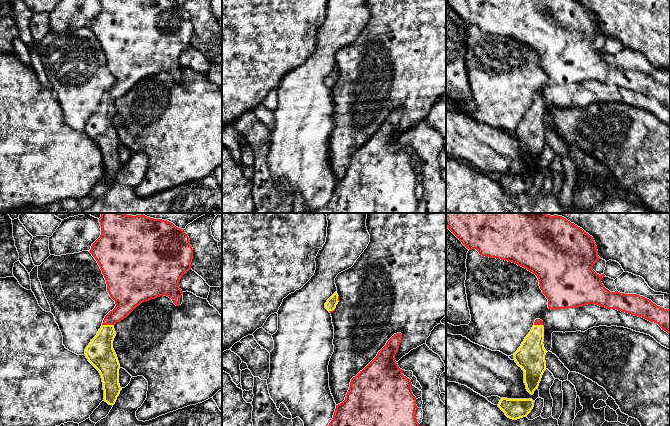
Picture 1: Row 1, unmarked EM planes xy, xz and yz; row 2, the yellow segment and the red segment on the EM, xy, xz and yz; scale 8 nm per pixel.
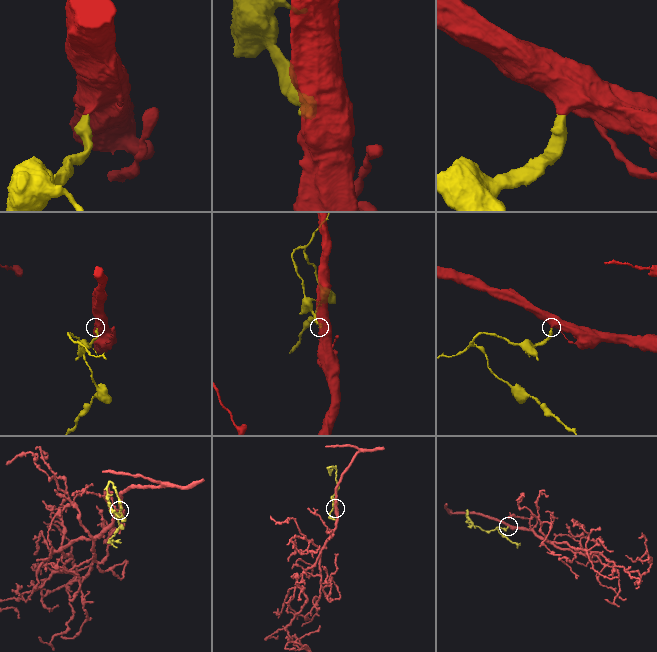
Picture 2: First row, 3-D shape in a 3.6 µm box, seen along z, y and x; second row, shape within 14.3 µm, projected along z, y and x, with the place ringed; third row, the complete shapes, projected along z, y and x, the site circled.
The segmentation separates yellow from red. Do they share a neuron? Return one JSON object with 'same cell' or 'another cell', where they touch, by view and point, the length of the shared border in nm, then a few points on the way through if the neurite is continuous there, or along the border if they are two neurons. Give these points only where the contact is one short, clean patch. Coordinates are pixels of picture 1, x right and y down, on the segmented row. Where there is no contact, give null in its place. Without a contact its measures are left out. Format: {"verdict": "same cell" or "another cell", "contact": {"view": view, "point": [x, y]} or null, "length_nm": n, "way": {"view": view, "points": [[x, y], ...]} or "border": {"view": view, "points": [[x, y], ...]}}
{"verdict": "same cell", "contact": {"view": "xy", "point": [108, 325]}, "length_nm": 100}

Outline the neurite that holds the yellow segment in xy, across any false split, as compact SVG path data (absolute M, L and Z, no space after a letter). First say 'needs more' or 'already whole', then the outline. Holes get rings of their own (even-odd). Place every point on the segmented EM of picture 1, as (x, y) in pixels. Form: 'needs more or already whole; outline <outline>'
needs more; outline M102 213L99 222L101 226L101 235L92 244L89 252L97 261L104 275L107 284L107 292L115 301L116 306L105 316L97 335L85 349L85 356L101 375L104 401L109 405L114 405L122 390L119 384L120 364L113 349L113 341L116 336L114 325L126 318L141 303L160 296L165 295L171 298L173 303L179 306L180 298L183 295L179 286L179 281L181 277L191 269L193 248L190 245L190 239L184 229L176 227L167 220L154 219L143 214L132 216L125 213Z

